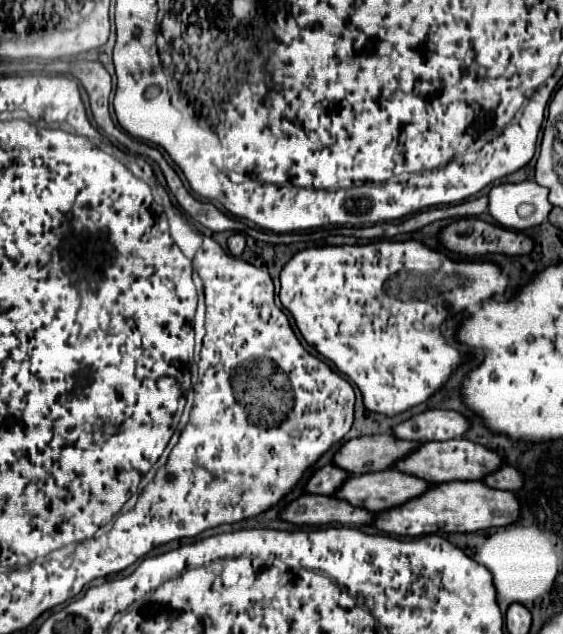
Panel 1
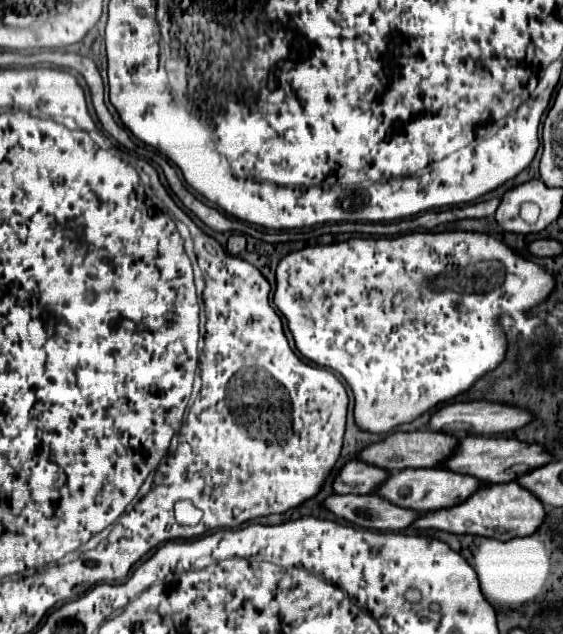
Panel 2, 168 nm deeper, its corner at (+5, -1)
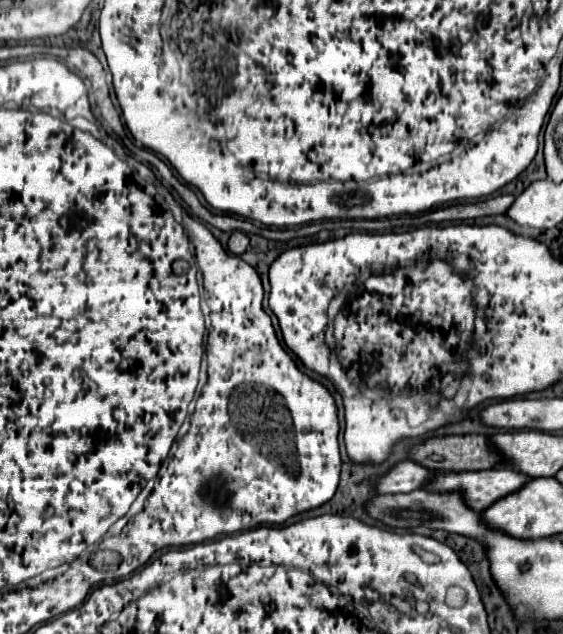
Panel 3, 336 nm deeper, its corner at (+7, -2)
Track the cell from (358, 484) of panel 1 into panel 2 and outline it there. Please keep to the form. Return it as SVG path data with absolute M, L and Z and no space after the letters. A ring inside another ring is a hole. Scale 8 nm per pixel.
M408 468L402 472L392 472L390 478L378 490L378 494L402 508L434 512L464 502L486 484L488 482L478 482L478 478L466 478L466 474L450 474L450 470L442 468Z

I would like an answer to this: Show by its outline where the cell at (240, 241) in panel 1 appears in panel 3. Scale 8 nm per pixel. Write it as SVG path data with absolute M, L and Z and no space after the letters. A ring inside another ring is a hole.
M236 231L236 233L230 235L230 239L228 239L228 251L230 251L230 253L242 255L242 253L246 251L246 247L248 247L248 237L246 237L246 233Z

